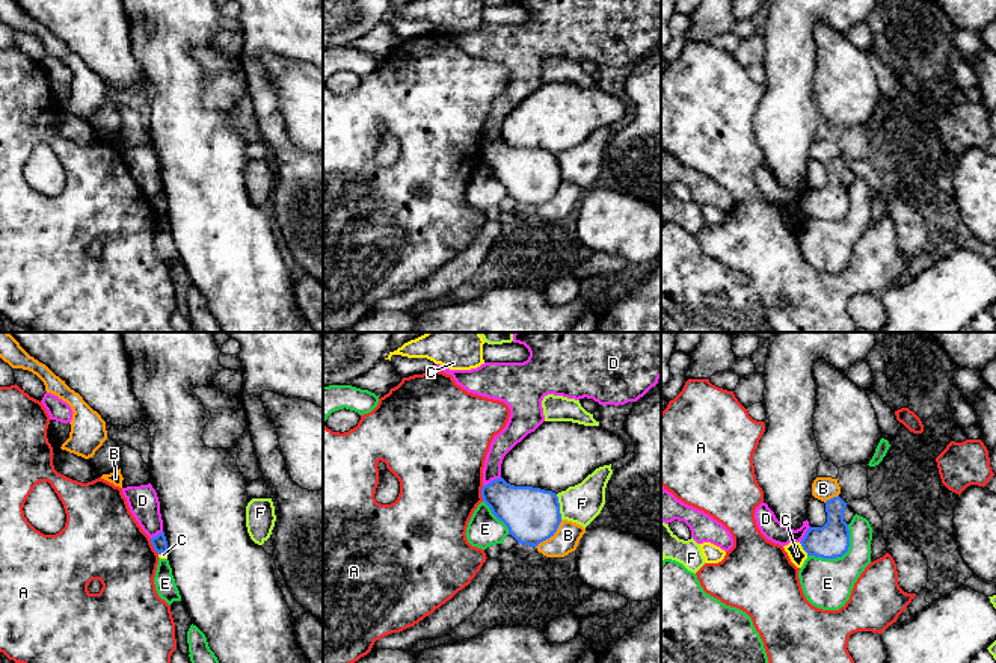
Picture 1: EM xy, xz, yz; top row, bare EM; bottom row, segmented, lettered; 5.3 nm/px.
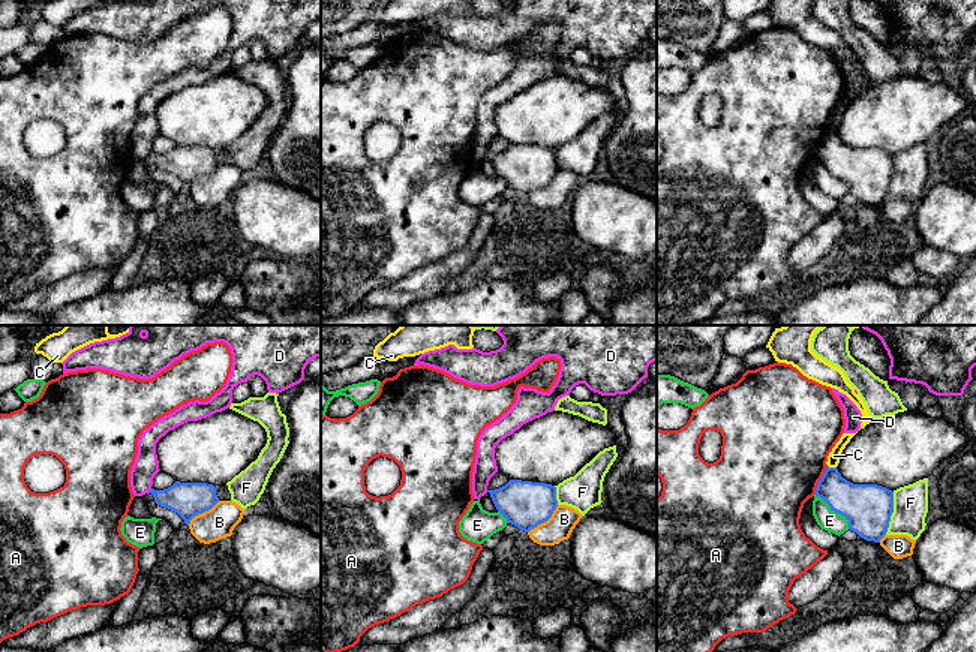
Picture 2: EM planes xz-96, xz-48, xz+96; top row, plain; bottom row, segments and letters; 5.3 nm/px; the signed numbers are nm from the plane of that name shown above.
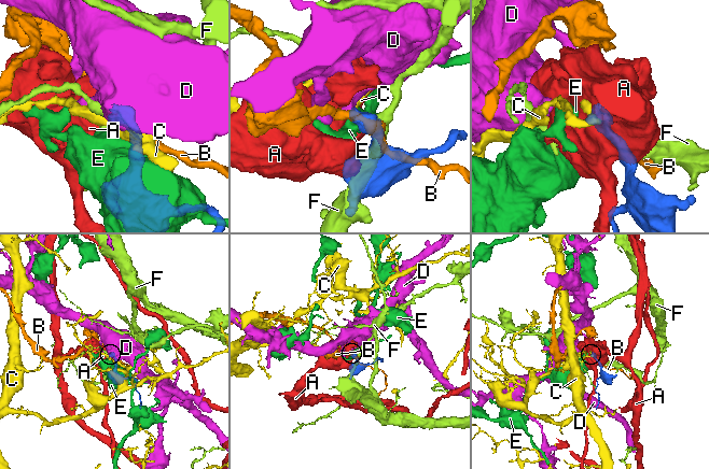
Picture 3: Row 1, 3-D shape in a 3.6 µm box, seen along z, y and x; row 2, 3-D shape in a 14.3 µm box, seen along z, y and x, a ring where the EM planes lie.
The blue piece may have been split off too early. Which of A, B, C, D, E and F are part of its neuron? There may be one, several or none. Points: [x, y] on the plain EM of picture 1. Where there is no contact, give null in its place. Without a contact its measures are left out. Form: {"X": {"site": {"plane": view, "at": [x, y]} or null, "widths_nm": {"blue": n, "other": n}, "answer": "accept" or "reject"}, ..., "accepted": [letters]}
{"A": {"site": {"plane": "xy", "at": [153, 207]}, "widths_nm": {"blue": 80, "other": 400}, "answer": "reject"}, "B": {"site": {"plane": "xz", "at": [550, 198]}, "widths_nm": {"blue": 300, "other": 140}, "answer": "reject"}, "C": {"site": {"plane": "yz", "at": [803, 210]}, "widths_nm": {"blue": 190, "other": 90}, "answer": "reject"}, "D": {"site": {"plane": "xz", "at": [492, 142]}, "widths_nm": {"blue": 260, "other": 110}, "answer": "reject"}, "E": {"site": {"plane": "yz", "at": [839, 218]}, "widths_nm": {"blue": 190, "other": 260}, "answer": "reject"}, "F": {"site": {"plane": "xz", "at": [559, 168]}, "widths_nm": {"blue": 300, "other": 200}, "answer": "reject"}, "accepted": []}

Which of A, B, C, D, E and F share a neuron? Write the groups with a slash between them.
A / B / C / D / E / F

